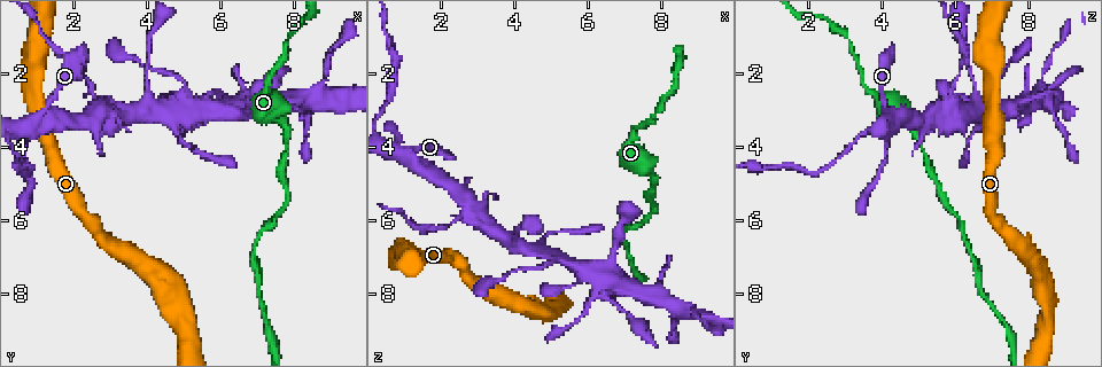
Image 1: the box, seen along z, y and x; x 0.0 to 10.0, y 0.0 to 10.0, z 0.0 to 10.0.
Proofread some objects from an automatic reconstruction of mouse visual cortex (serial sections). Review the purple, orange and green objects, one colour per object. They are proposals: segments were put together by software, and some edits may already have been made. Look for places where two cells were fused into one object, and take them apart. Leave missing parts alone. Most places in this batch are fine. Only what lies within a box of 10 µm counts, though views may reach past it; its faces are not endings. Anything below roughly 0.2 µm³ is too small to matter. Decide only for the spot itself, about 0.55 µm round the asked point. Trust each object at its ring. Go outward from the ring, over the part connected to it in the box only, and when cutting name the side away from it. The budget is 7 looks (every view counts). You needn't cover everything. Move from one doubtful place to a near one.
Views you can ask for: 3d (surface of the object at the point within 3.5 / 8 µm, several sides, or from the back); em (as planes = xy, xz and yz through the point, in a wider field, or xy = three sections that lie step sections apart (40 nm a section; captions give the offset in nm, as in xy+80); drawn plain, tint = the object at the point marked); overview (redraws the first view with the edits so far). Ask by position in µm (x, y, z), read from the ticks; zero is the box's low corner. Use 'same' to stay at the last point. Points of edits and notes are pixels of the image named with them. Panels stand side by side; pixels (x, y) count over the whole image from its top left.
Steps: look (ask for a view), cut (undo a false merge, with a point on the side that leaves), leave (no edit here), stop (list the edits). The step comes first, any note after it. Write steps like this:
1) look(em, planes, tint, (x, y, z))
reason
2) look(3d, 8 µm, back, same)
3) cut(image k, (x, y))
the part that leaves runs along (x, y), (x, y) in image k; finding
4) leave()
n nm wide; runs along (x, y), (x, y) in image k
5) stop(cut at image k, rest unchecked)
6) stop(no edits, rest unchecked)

look(3d, 3.5 µm, (1.20, 3.00, 4.25))
thick turns thin

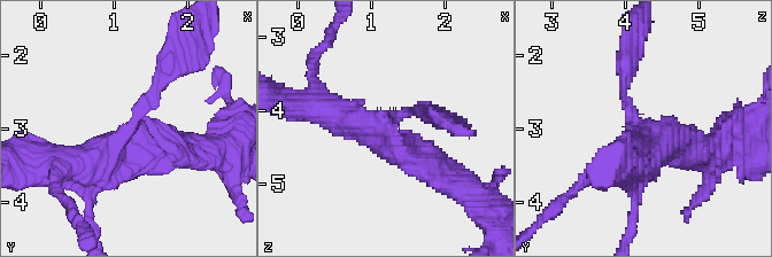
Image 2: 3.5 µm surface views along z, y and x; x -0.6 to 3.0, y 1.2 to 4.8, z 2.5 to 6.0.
look(em, xy, step 1, tint, (1.25, 2.95, 4.25))
now the EM

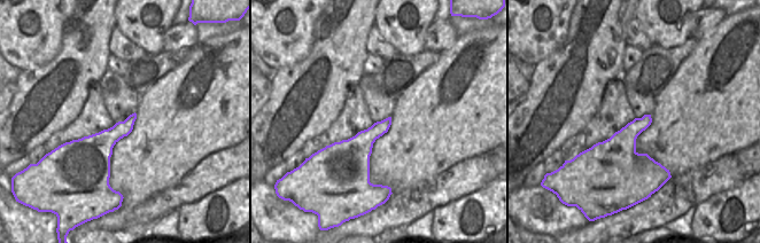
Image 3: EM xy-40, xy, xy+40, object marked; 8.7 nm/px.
leave()
runs along (626, 61), (632, 114), (685, 149) in image 2; continuous, no second cell

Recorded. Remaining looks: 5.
look(3d, 3.5 µm, (2.85, 3.10, 5.75))
arms part here

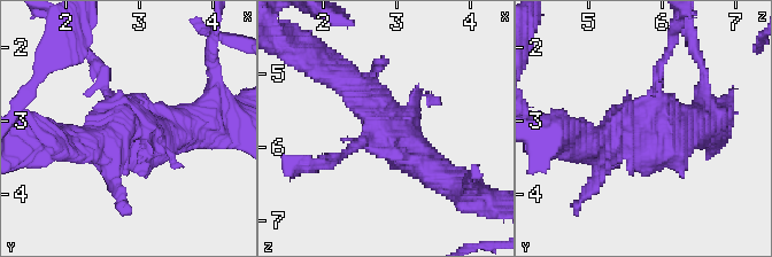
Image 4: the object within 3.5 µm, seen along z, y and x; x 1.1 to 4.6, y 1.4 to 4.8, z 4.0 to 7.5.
look(em, xy, step 1, tint, (2.85, 3.05, 5.70))

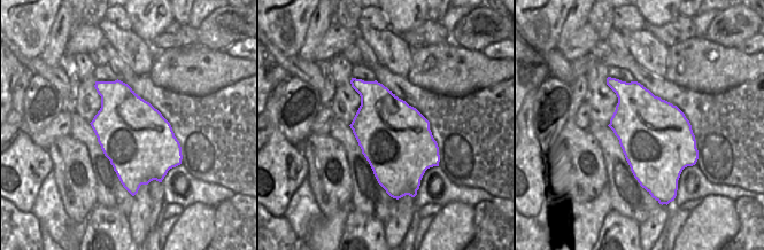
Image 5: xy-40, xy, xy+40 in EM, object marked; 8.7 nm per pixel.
leave()
600 nm wide; runs along (333, 71), (439, 174) in image 4; continuous, no second cell

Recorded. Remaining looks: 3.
look(3d, 8 µm, (7.90, 1.15, 3.10))
narrows sharply

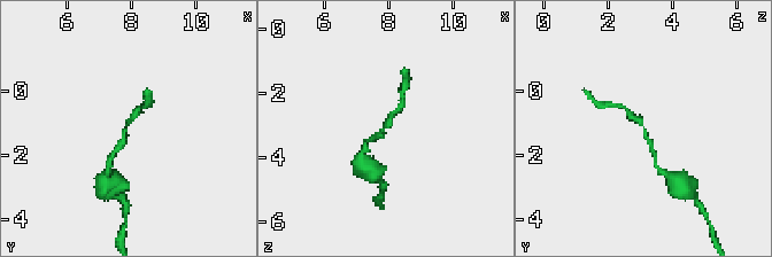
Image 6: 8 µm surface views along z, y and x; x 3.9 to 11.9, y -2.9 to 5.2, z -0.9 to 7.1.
look(3d, 3.5 µm, same)
closer look

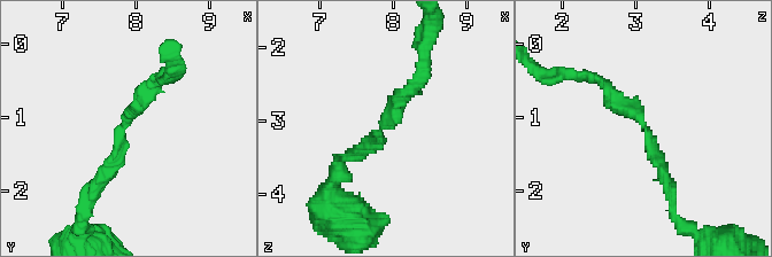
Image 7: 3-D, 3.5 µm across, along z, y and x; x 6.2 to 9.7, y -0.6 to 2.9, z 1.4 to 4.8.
look(em, xy, step 1, tint, (7.80, 1.05, 3.10))
arms of 200, 200 nm

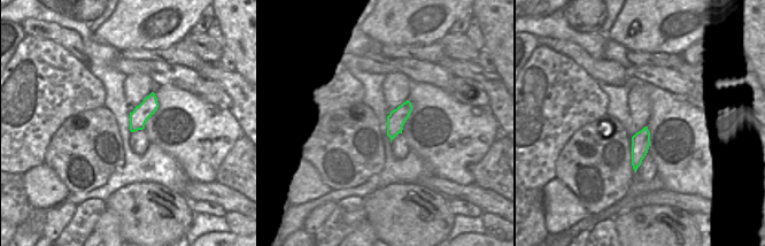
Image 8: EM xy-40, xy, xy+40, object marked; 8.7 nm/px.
leave()
runs along (670, 186), (649, 130), (596, 77) in image 7; all the same cell

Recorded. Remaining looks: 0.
stop(no edits, rest unchecked)

